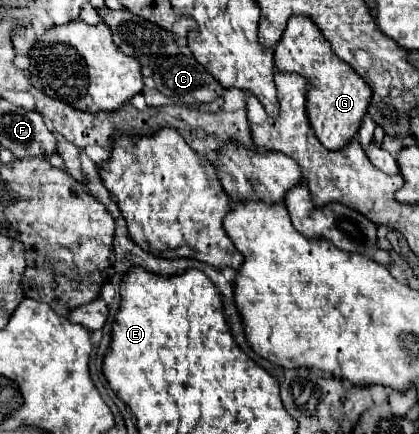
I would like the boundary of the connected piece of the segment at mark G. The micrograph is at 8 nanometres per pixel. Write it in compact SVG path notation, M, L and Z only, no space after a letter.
M294 16L288 20L284 36L274 48L274 64L278 70L300 74L310 82L306 112L318 140L328 150L344 148L356 136L362 116L368 110L372 98L370 86L330 50L330 44L322 38L318 26L306 16Z

